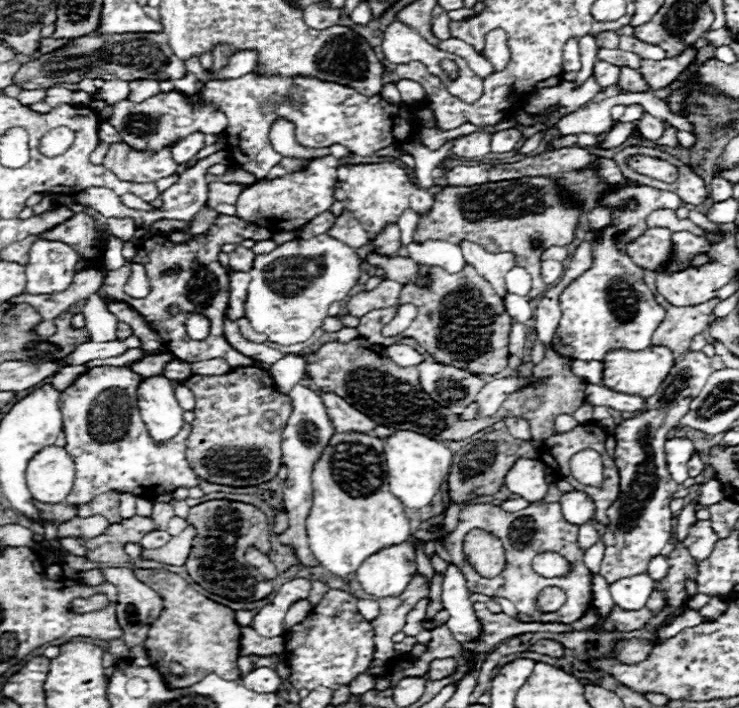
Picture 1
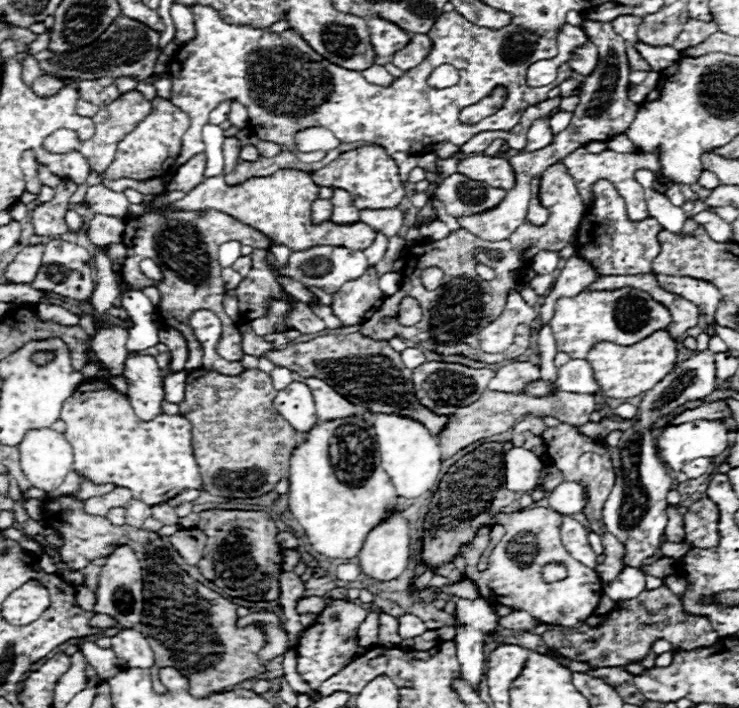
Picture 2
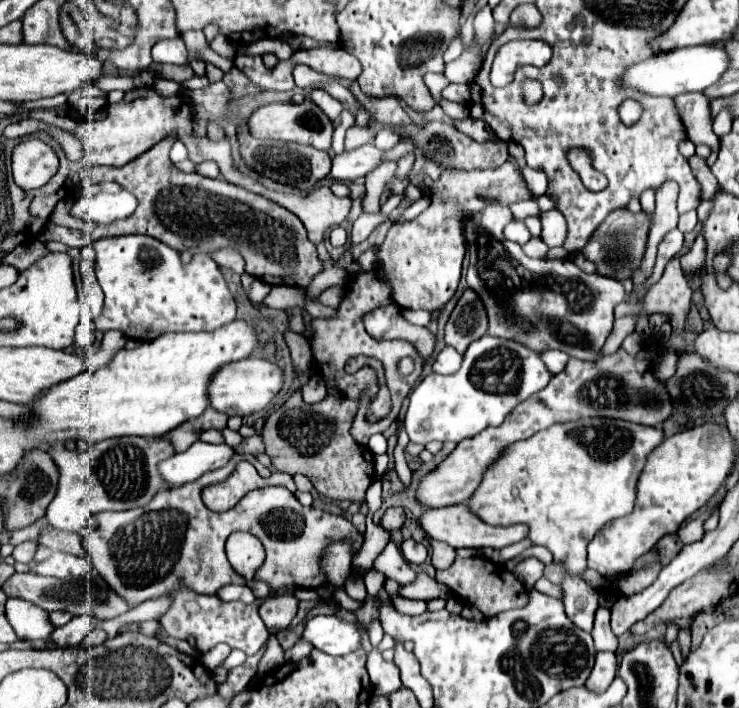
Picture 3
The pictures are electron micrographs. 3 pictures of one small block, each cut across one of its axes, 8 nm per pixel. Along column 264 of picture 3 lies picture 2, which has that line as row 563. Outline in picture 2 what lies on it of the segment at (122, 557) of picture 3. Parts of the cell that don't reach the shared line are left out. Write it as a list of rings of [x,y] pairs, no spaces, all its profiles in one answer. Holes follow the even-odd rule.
[[[528,508],[512,514],[500,514],[498,524],[504,524],[506,534],[494,546],[490,554],[490,572],[476,572],[476,556],[488,546],[488,528],[482,528],[472,546],[462,548],[462,558],[466,560],[466,580],[472,580],[480,596],[494,604],[504,604],[516,610],[526,610],[530,616],[546,622],[576,628],[584,624],[596,610],[602,598],[602,584],[598,574],[574,560],[562,540],[560,540],[560,524],[562,516],[550,508]],[[550,562],[560,562],[566,566],[566,580],[570,586],[550,586],[542,578],[542,568]],[[494,592],[494,594],[492,594]],[[500,596],[500,598],[496,598]]]

